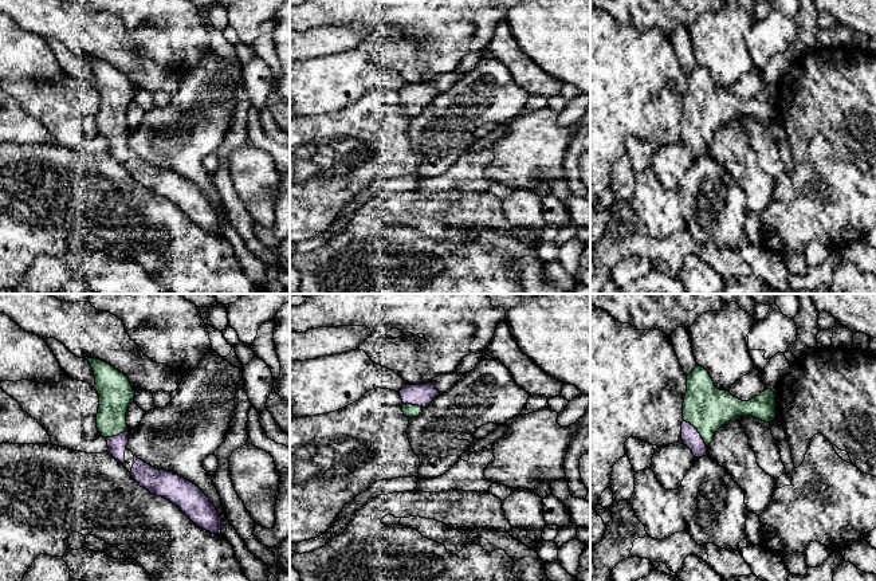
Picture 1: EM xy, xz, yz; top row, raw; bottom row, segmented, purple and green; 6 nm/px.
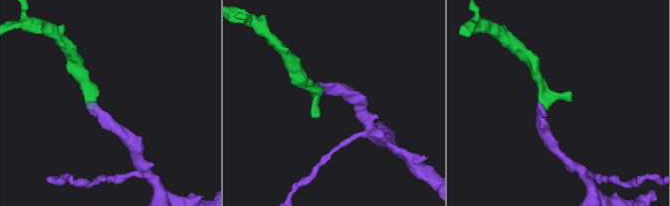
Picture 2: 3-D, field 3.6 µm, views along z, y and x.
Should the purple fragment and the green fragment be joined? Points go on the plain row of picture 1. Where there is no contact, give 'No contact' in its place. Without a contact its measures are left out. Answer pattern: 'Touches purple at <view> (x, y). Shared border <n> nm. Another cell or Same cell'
Touches purple at yz (698, 132). Shared border 220 nm. Same cell

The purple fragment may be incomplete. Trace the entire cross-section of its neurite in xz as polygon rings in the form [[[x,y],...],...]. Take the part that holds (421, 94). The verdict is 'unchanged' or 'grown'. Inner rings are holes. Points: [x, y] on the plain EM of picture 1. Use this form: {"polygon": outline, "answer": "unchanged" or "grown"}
{"polygon": [[[432,82],[406,85],[398,91],[408,118],[417,117],[440,93]]], "answer": "grown"}

